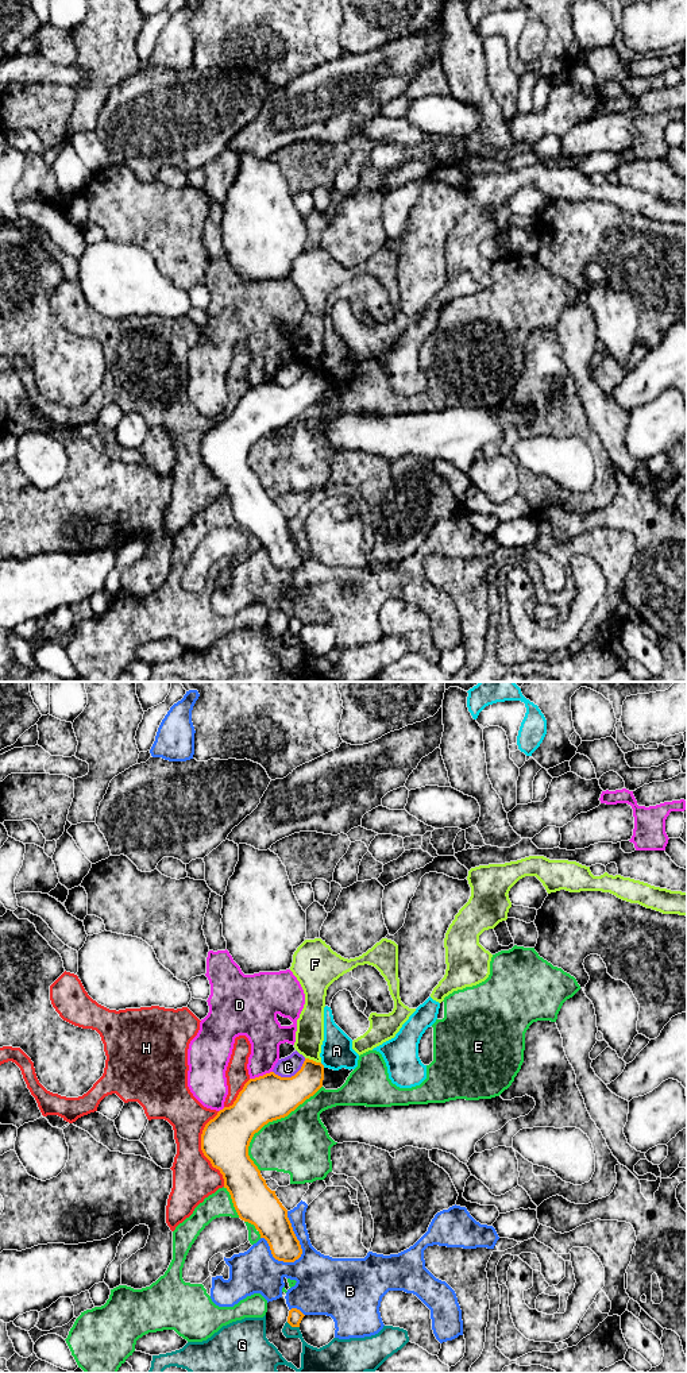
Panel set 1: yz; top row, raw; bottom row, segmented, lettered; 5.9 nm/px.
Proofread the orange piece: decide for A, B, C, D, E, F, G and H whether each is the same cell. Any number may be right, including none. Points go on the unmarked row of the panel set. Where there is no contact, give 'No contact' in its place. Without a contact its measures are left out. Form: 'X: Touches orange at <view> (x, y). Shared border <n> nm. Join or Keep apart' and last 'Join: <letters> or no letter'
A: Touches orange at yz (323, 374). Shared border 40 nm. Keep apart
B: Touches orange at yz (296, 546). Shared border 320 nm. Keep apart
C: Touches orange at yz (292, 385). Shared border 220 nm. Keep apart
D: Touches orange at yz (261, 385). Shared border 140 nm. Keep apart
E: Touches orange at yz (269, 429). Shared border 650 nm. Keep apart
F: Touches orange at yz (313, 370). Shared border 100 nm. Keep apart
G: Touches orange at yz (293, 635). Shared border 90 nm. Keep apart
H: Touches orange at yz (201, 458). Shared border 440 nm. Keep apart
Join: no letter

